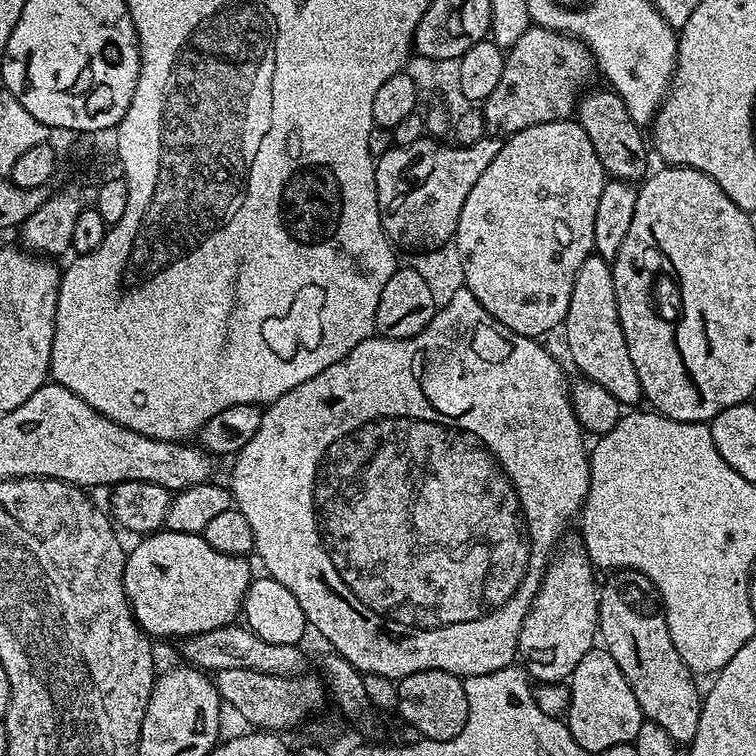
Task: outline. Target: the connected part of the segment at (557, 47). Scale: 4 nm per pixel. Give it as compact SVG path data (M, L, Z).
M535 26L528 27L512 48L507 49L504 58L504 69L498 86L482 101L484 121L488 132L500 138L507 138L515 132L526 130L530 126L538 126L542 122L567 120L576 111L578 97L585 91L586 86L595 77L598 67L592 59L592 52L581 40L575 40L554 30L546 30Z

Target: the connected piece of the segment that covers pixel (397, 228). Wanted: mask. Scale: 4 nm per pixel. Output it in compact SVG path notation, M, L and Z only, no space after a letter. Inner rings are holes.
M485 134L477 144L453 146L436 138L423 138L412 145L392 146L380 156L374 175L380 224L393 245L429 250L449 243L456 235L466 194L482 178L486 166L498 158L499 139Z

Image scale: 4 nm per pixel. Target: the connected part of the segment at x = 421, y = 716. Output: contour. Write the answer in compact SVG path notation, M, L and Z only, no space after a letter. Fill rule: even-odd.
M437 668L418 670L409 676L399 677L396 692L395 711L400 711L401 718L414 731L421 732L425 741L452 740L458 734L462 734L468 717L468 703L464 680L461 677Z

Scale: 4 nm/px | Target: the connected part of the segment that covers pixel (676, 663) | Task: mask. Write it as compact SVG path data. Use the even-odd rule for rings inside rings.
M621 568L609 576L612 577L598 588L598 636L602 647L618 662L618 670L622 670L626 682L630 682L630 690L634 690L634 698L638 698L645 721L662 726L677 745L691 745L698 730L702 692L696 689L697 677L686 666L670 638L660 591L646 574L633 568Z

